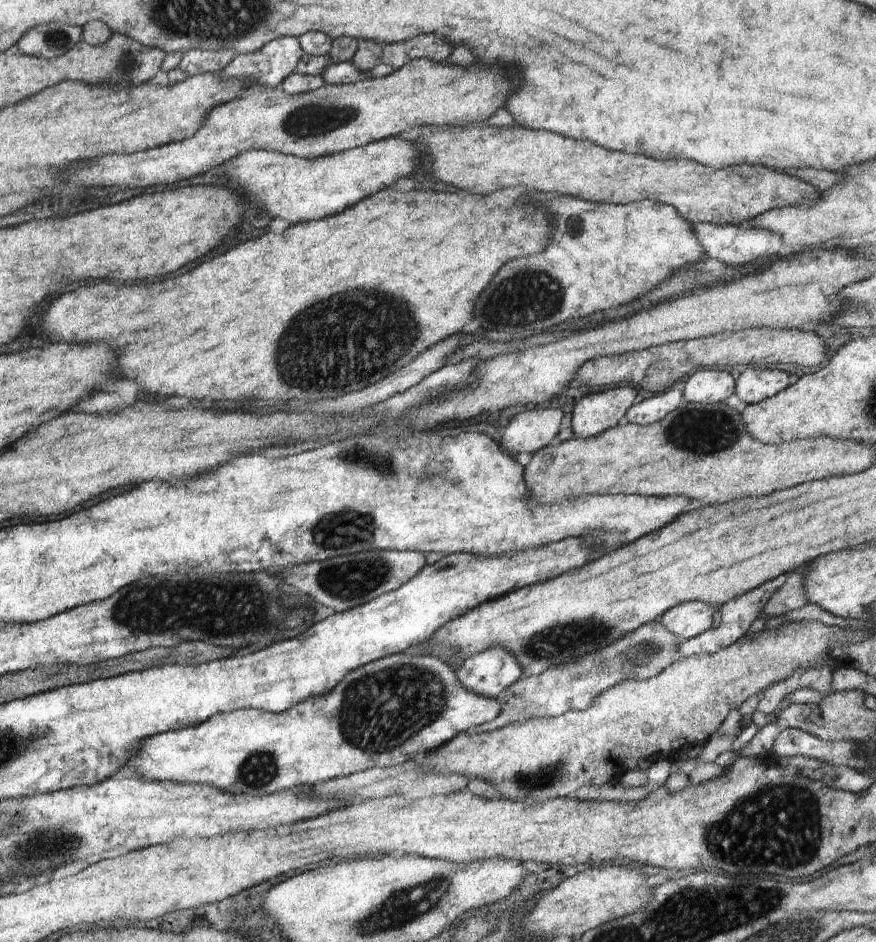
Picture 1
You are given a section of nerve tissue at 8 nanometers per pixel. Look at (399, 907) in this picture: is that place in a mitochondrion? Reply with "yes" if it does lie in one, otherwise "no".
yes

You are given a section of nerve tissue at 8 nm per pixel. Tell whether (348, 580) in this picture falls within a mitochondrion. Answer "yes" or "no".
yes

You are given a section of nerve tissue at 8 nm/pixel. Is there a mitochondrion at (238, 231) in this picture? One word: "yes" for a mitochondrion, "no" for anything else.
no

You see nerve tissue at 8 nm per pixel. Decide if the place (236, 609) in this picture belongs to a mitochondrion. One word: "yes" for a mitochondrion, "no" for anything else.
yes

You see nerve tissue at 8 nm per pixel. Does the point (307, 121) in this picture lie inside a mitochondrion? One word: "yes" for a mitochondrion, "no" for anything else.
yes

